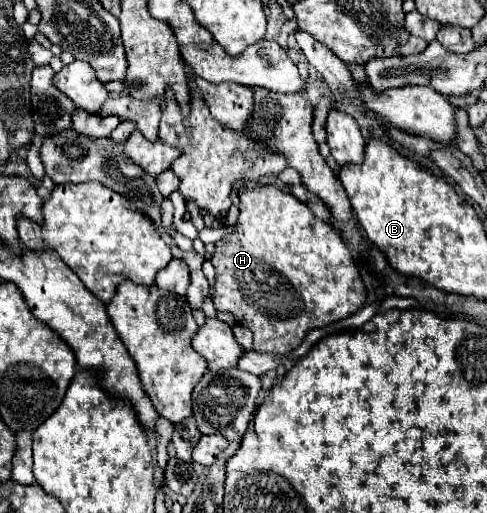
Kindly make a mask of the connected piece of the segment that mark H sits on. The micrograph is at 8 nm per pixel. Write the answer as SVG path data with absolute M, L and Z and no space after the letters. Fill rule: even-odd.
M272 184L254 188L242 186L238 198L238 222L234 224L232 234L216 242L216 250L210 258L216 268L214 306L220 312L230 312L238 324L252 330L256 352L288 354L296 350L314 328L342 320L364 304L366 288L362 276L350 248L336 228L320 222L320 218L316 218L296 196Z

